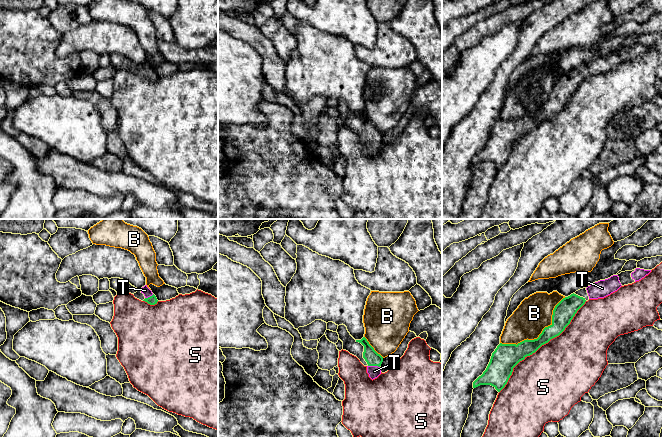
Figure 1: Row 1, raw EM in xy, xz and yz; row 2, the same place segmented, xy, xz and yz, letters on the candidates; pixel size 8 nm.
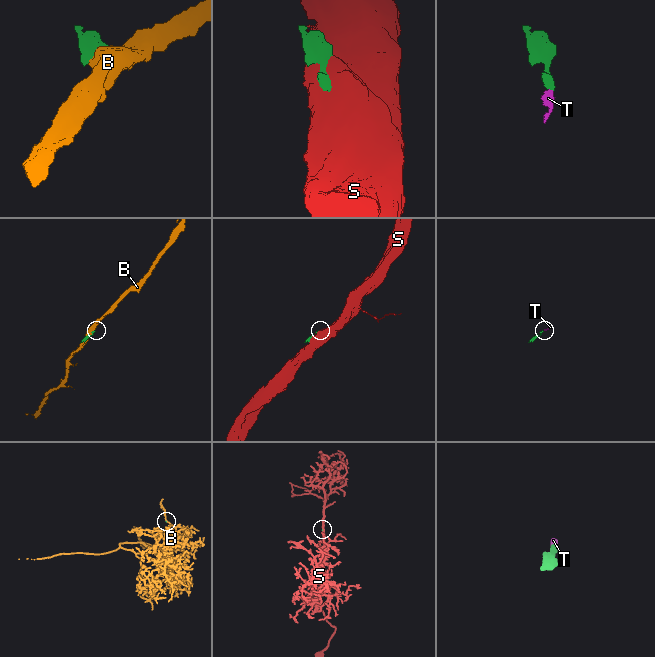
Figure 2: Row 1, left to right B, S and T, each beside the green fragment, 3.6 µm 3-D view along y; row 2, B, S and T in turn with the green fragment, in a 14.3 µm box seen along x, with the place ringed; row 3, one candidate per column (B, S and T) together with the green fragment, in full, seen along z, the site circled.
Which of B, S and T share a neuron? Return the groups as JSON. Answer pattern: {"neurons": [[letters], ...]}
{"neurons": [["B"], ["S"], ["T"]]}

